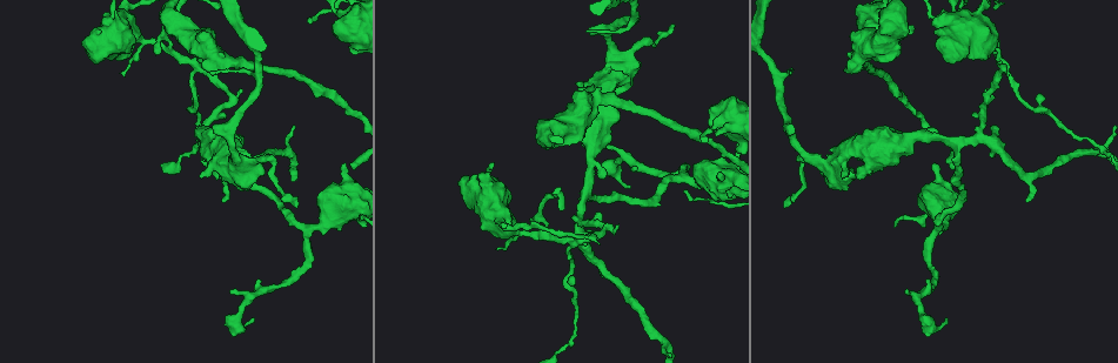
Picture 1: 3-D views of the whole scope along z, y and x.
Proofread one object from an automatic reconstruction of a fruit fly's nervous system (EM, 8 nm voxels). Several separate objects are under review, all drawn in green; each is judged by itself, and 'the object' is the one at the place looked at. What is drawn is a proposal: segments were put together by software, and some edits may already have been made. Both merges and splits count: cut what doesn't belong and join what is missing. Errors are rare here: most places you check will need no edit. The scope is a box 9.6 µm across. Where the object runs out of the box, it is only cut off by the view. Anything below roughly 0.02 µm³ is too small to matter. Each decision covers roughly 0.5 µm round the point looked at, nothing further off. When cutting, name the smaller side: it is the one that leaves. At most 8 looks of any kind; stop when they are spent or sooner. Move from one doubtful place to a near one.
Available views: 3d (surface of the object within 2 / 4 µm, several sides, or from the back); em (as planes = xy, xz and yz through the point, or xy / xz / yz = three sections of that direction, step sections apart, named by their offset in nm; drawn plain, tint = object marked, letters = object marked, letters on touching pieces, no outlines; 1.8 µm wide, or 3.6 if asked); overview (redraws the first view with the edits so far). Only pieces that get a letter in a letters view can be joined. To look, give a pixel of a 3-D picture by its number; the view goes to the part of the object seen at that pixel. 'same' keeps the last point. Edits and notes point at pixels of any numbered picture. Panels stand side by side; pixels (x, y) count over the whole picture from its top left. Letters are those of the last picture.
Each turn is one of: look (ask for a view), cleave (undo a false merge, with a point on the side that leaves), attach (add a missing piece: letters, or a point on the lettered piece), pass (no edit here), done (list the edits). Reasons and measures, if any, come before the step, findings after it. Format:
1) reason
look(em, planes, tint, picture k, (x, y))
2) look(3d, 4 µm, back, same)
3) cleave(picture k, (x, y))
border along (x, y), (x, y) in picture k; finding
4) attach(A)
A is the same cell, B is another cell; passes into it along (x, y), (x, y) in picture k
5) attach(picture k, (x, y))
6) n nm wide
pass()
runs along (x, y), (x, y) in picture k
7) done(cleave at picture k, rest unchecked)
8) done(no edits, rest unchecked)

four or more arms meet
look(em, planes, tint, picture 1, (584, 203))

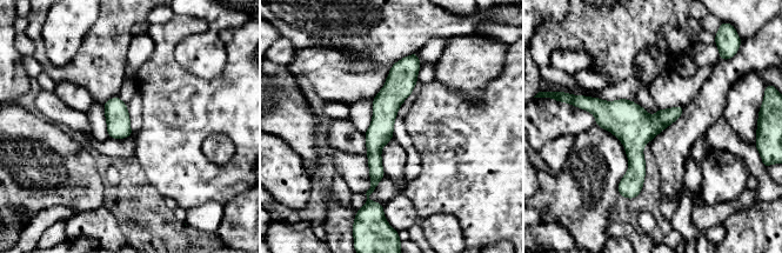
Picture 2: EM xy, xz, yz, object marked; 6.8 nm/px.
look(em, planes, letters, same)

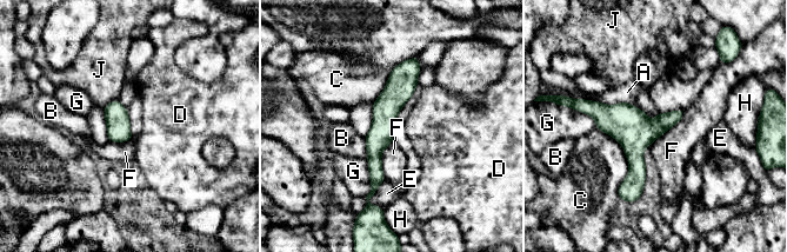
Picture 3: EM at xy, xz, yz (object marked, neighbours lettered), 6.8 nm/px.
pass()
A, B, C, D, E, F, G, H and J are other cells; border along (393, 140), (381, 156), (384, 179) in picture 3; all the same cell

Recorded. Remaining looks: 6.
abrupt turn
look(em, yz, step 16, tint, picture 1, (1005, 67))

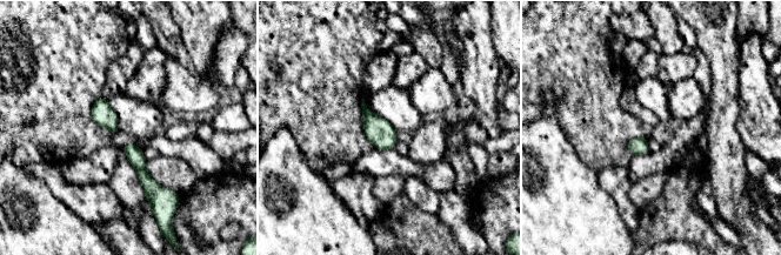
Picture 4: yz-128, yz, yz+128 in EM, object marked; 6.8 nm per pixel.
look(em, planes, tint, same)

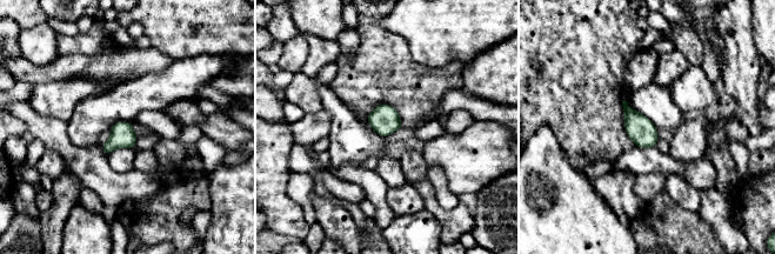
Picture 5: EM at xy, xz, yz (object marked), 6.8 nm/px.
what lies round it
look(em, planes, letters, same)

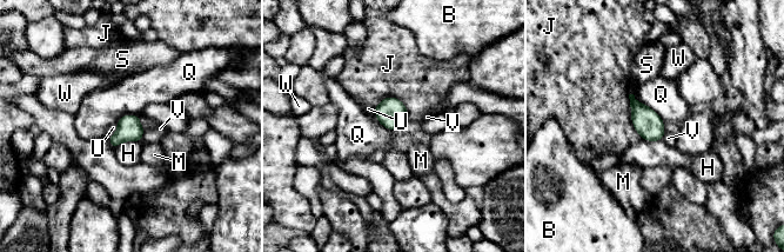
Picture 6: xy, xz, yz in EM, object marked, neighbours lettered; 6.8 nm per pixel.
pass()
B, H, J, M, Q, S, U, V and W are other cells; one cell here

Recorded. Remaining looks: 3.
thick turns thin
look(em, planes, letters, picture 1, (169, 12))

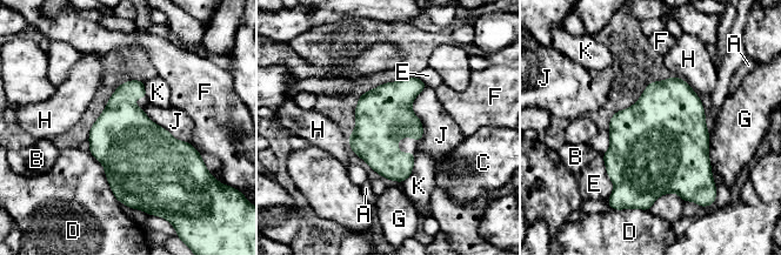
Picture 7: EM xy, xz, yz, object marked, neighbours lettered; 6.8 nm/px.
D touches over 400 nm
pass()
A, B, C, D, E, F, G, H, J and K are other cells; one cell here

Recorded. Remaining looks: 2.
done(no edits, rest unchecked)

